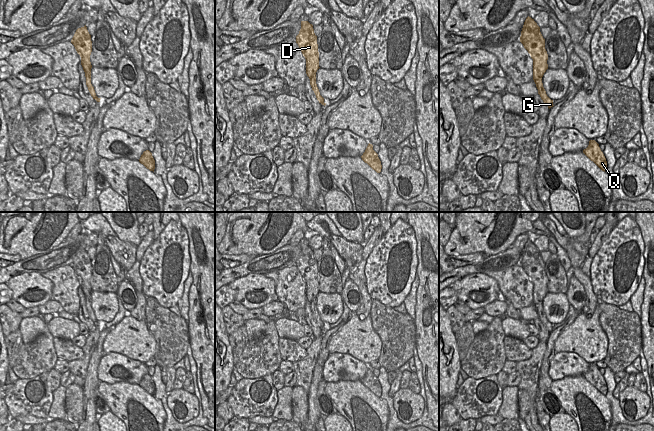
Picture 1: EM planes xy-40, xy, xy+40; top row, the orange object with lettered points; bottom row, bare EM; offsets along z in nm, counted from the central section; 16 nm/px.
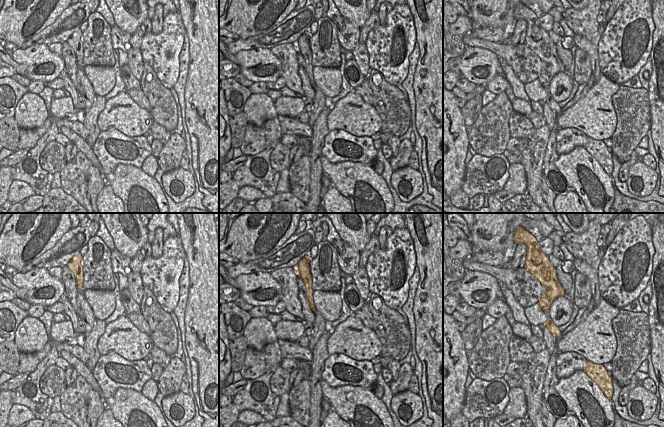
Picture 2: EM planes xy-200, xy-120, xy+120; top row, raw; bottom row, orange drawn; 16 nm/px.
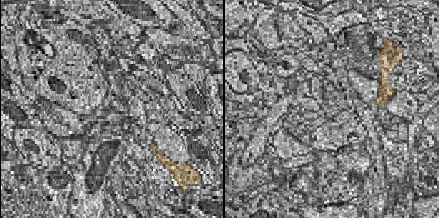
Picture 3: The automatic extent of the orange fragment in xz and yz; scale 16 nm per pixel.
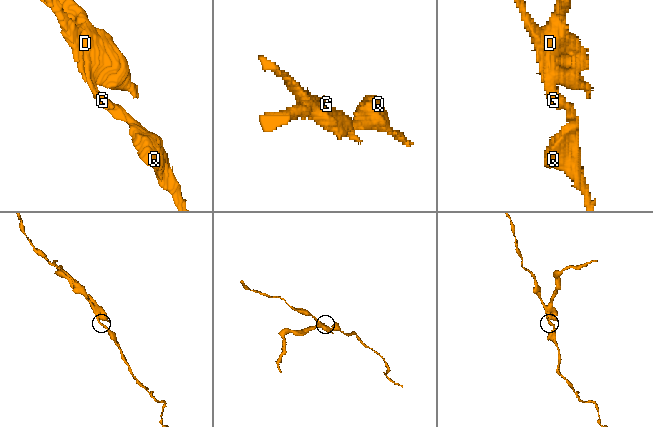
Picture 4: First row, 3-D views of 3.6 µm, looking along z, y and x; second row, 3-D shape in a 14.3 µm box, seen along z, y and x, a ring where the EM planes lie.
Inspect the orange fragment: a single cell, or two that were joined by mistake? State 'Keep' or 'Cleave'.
Cleave.

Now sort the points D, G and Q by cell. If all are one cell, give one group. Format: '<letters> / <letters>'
D / G Q

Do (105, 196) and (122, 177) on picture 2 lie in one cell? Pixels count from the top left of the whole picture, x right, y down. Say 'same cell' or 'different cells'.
different cells

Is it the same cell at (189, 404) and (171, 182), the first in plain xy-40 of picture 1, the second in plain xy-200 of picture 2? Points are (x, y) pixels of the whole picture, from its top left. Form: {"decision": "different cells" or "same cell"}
{"decision": "same cell"}

